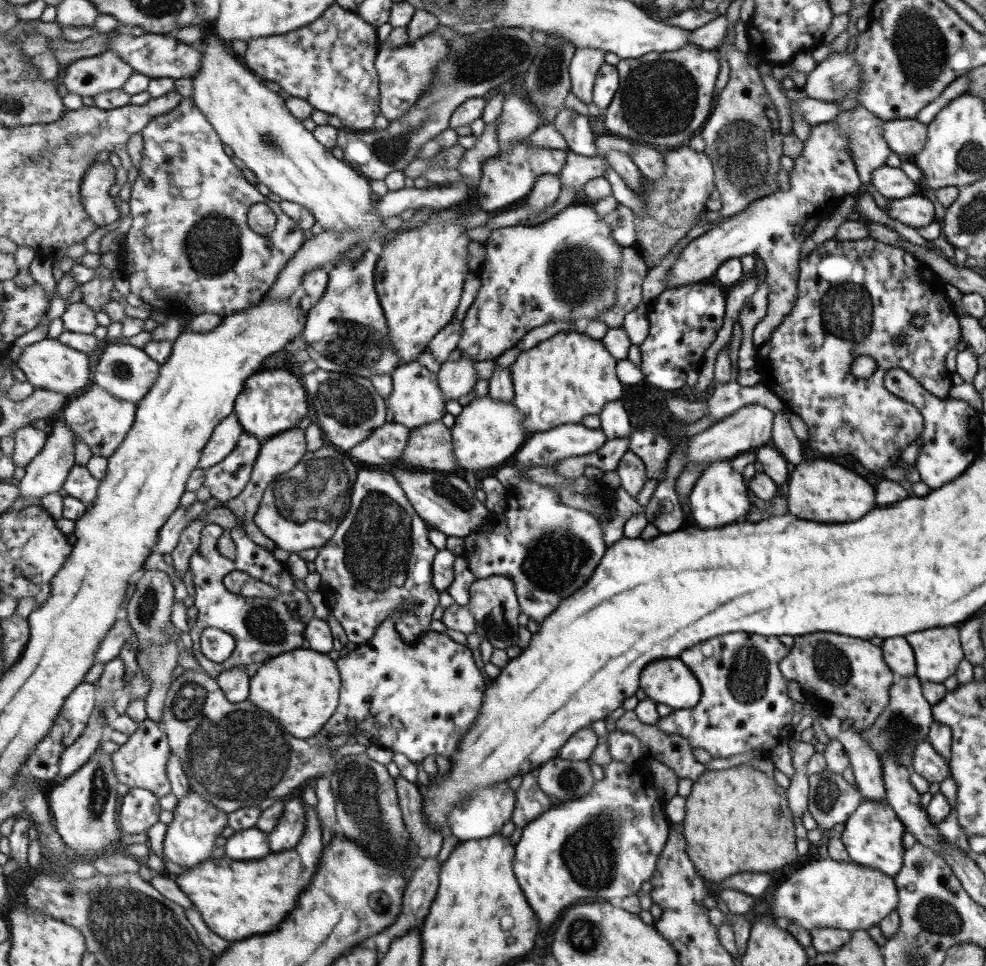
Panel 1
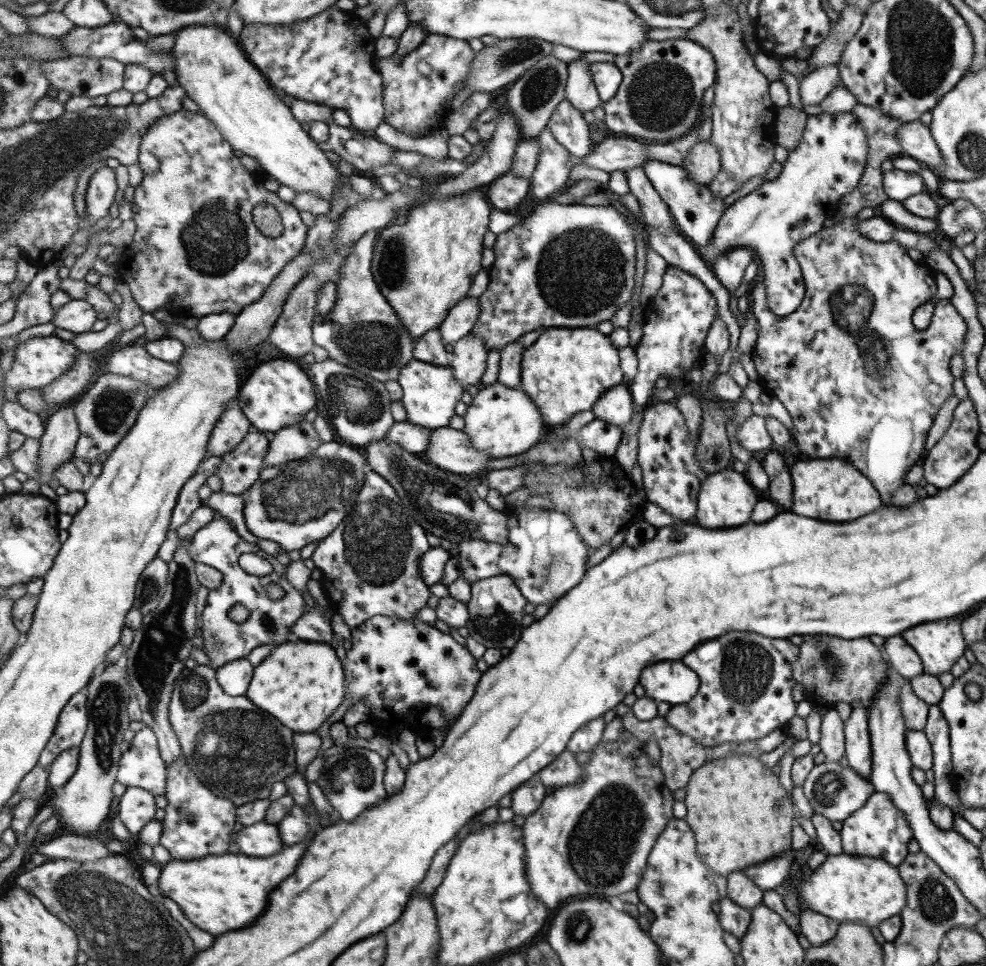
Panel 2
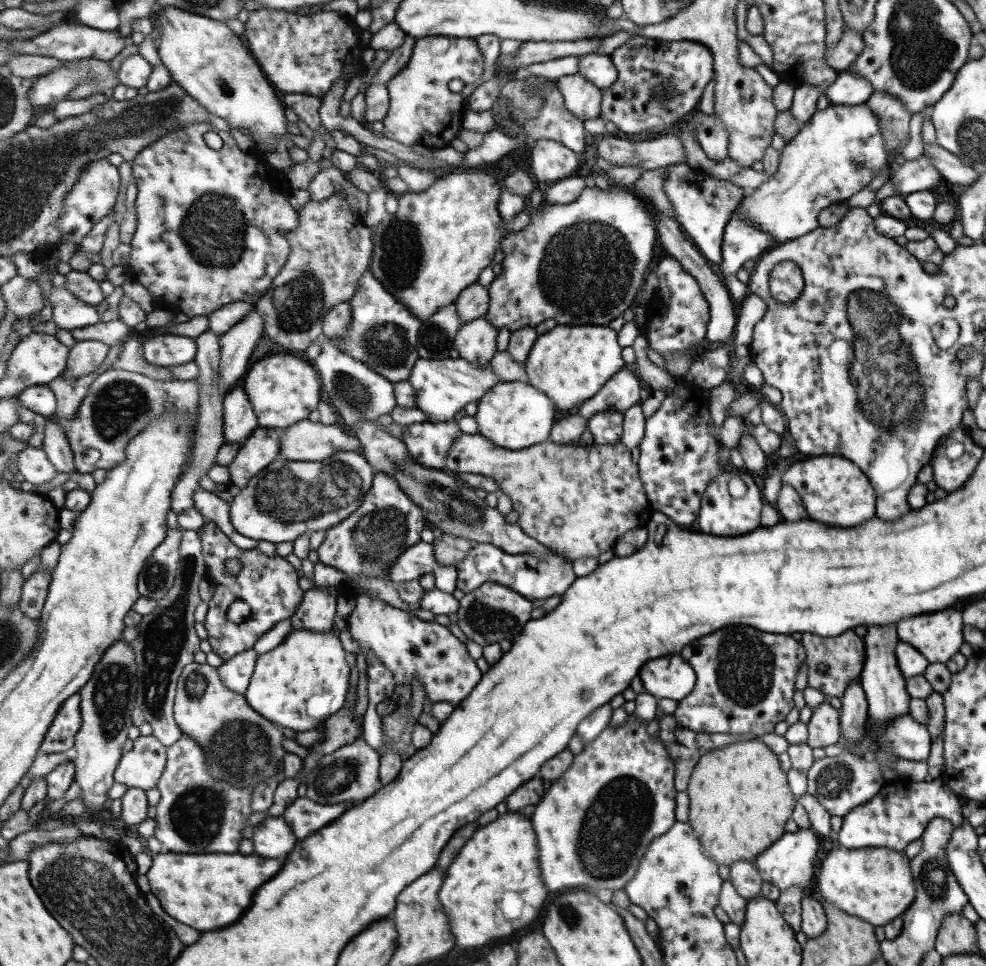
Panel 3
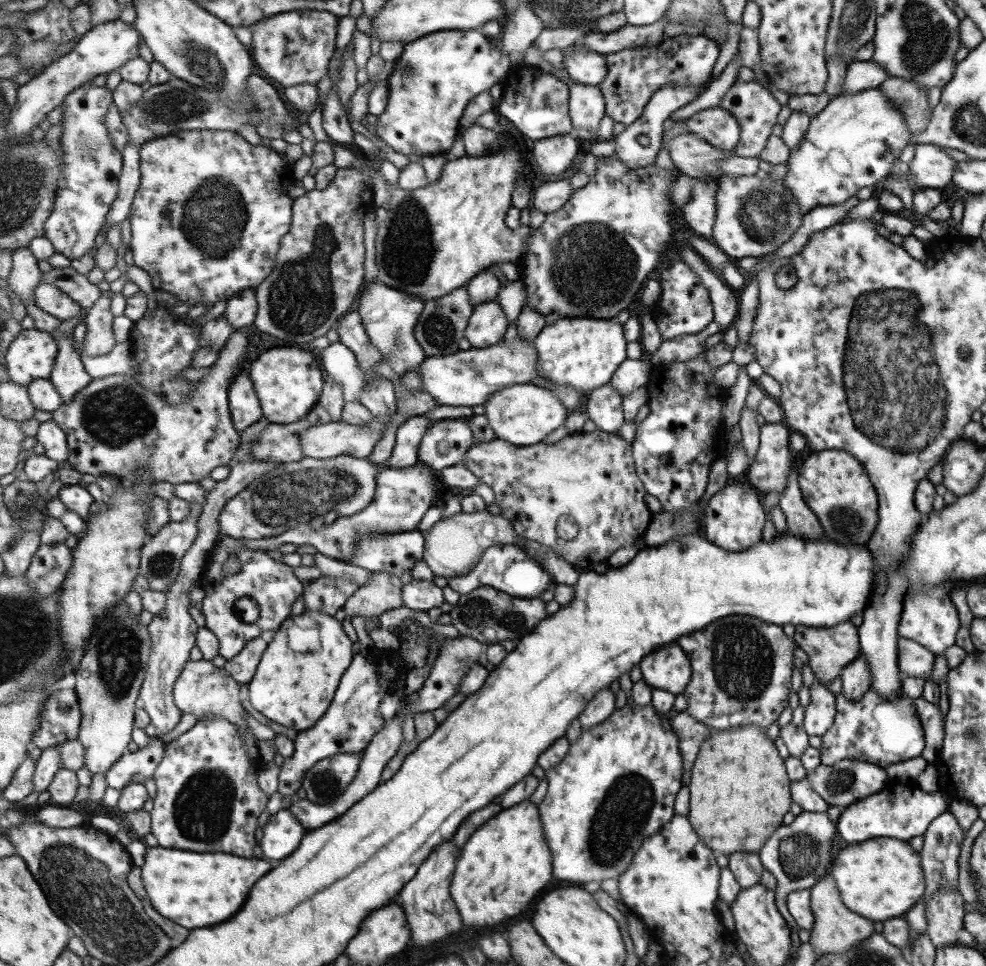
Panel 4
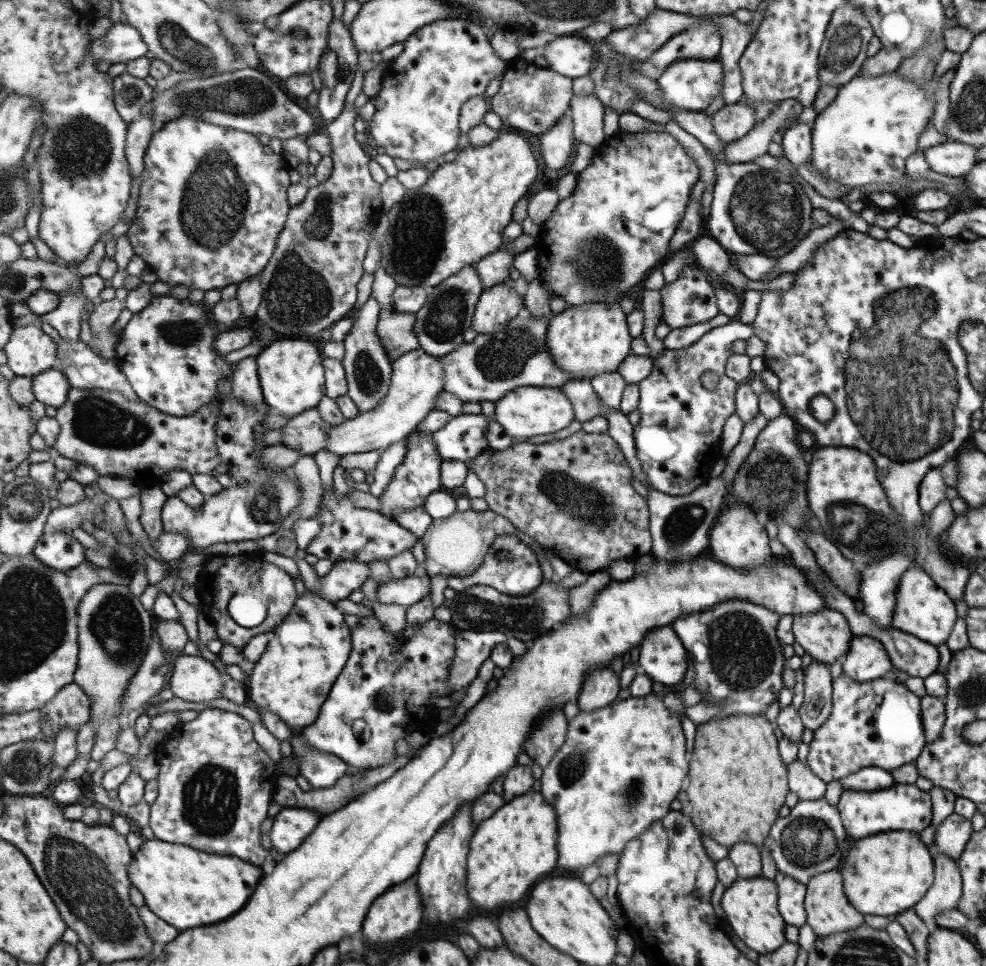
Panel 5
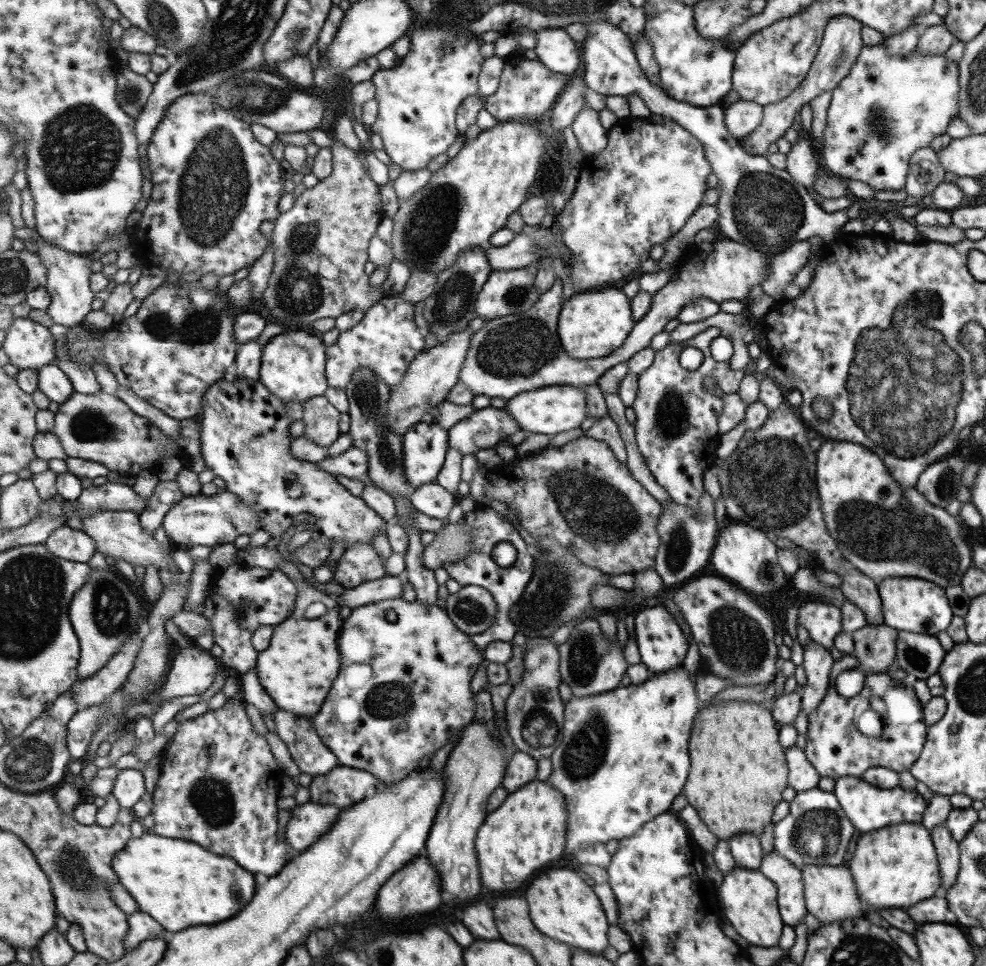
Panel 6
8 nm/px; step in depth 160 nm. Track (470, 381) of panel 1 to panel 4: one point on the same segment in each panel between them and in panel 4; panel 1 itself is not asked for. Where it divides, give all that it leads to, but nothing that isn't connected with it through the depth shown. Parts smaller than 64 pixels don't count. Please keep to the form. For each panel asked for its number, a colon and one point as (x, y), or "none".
2: (469, 358)
3: (477, 342)
4: (487, 326)

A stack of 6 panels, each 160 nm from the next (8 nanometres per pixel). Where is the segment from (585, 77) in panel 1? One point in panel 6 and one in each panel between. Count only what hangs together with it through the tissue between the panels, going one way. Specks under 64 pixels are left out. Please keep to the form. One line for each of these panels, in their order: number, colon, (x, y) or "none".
2: (581, 91)
3: (584, 99)
4: (587, 104)
5: (588, 112)
6: (593, 137)

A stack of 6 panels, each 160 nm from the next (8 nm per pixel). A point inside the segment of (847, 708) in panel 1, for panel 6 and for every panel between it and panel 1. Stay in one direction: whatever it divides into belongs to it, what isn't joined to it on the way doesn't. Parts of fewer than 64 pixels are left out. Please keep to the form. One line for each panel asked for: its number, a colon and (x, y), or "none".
2: (852, 671)
3: (831, 663)
4: (829, 650)
5: (825, 636)
6: (822, 621)

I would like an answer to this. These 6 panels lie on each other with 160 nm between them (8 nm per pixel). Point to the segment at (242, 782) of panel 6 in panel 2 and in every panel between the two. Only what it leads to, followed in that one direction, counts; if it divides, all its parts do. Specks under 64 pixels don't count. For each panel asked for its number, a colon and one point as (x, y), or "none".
2: (198, 822)
3: (198, 813)
4: (208, 799)
5: (216, 785)

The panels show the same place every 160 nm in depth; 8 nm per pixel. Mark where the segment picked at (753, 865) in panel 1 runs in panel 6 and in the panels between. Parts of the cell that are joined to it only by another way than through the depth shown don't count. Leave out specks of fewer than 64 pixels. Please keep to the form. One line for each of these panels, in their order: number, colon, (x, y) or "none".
2: (742, 816)
3: (740, 801)
4: (740, 791)
5: (738, 782)
6: (739, 772)

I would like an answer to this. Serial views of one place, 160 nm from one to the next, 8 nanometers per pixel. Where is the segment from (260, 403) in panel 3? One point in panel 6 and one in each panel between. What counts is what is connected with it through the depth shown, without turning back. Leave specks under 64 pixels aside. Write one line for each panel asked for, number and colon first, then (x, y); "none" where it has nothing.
4: (289, 381)
5: (293, 376)
6: (294, 362)

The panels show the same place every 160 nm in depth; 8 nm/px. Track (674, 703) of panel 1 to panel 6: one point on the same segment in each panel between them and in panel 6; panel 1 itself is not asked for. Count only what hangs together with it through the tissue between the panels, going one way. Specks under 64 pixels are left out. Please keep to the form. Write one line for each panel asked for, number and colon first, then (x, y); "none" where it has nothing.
2: (674, 682)
3: (673, 677)
4: (670, 669)
5: (663, 656)
6: (663, 645)

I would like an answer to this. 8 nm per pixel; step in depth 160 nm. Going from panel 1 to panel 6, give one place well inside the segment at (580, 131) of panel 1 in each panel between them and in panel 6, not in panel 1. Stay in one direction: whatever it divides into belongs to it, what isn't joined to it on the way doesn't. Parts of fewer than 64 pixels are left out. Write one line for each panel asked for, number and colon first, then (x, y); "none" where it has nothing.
2: (567, 124)
3: (556, 122)
4: (537, 103)
5: (534, 98)
6: (529, 88)

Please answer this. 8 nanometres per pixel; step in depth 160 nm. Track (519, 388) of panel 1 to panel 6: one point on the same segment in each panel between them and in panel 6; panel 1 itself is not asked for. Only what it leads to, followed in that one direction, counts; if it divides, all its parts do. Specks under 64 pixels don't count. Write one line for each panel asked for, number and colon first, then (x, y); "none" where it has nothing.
2: (566, 371)
3: (571, 364)
4: (583, 353)
5: (590, 340)
6: (594, 325)

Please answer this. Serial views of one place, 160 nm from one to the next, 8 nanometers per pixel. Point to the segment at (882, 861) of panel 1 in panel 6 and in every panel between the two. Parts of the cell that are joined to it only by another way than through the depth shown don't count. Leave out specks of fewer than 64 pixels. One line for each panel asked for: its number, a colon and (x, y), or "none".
2: (878, 829)
3: (898, 814)
4: (900, 811)
5: (900, 807)
6: (869, 808)

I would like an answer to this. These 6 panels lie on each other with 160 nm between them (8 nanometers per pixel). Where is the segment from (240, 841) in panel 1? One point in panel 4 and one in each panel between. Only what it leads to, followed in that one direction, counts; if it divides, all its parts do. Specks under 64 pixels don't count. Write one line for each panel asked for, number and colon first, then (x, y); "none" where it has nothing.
2: (262, 839)
3: (274, 838)
4: (284, 832)

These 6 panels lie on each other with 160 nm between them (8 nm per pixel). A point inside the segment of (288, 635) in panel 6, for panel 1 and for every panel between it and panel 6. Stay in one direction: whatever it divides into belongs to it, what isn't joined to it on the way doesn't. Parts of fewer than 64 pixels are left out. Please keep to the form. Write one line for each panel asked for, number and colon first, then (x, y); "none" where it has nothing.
1: (302, 688)
2: (302, 683)
3: (304, 680)
4: (304, 663)
5: (306, 653)

